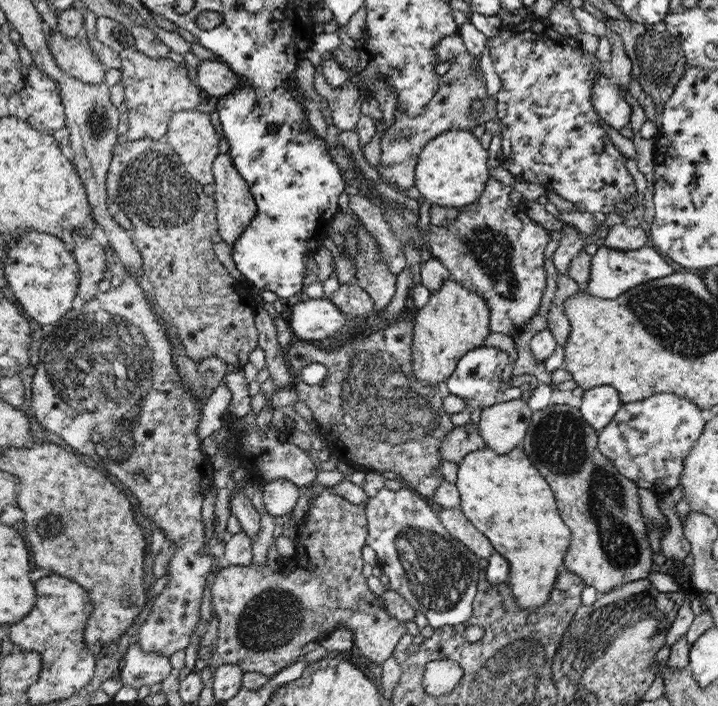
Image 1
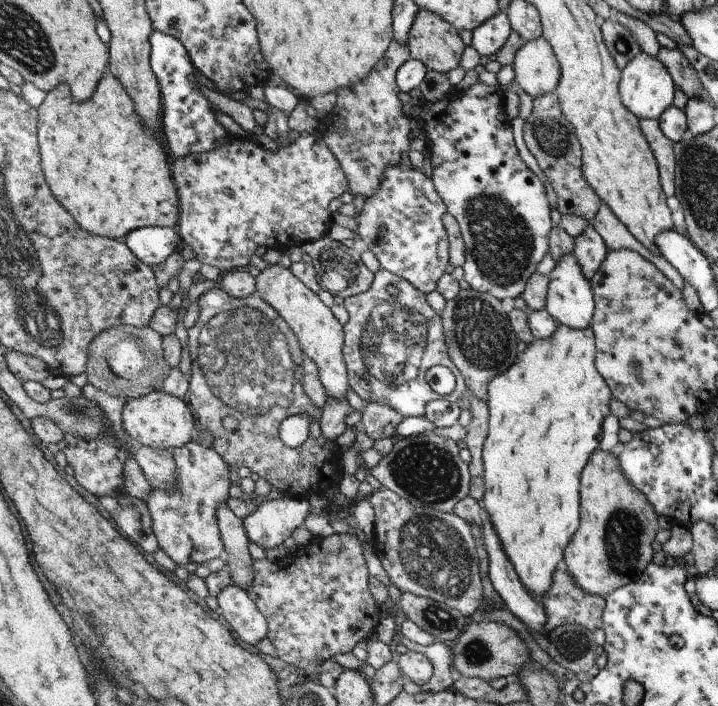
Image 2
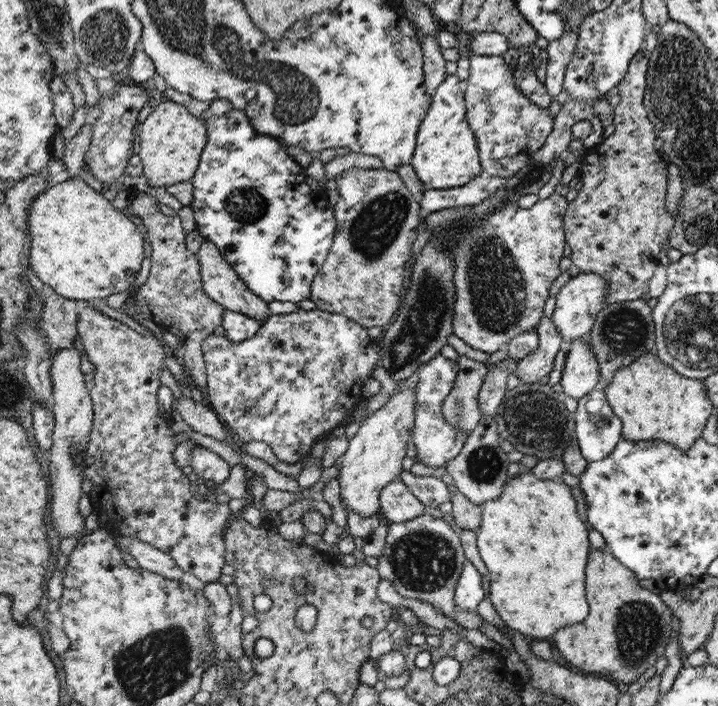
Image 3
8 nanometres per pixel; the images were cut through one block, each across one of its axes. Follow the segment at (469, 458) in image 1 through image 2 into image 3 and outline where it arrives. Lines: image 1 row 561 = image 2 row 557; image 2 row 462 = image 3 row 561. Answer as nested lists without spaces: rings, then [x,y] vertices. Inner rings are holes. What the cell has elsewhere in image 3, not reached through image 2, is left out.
[[[521,469],[507,480],[498,498],[481,504],[482,522],[476,532],[477,550],[489,571],[490,602],[502,622],[526,638],[548,640],[559,628],[586,620],[589,605],[585,595],[584,566],[591,545],[586,523],[578,515],[571,487],[560,480],[540,480],[530,469]]]

